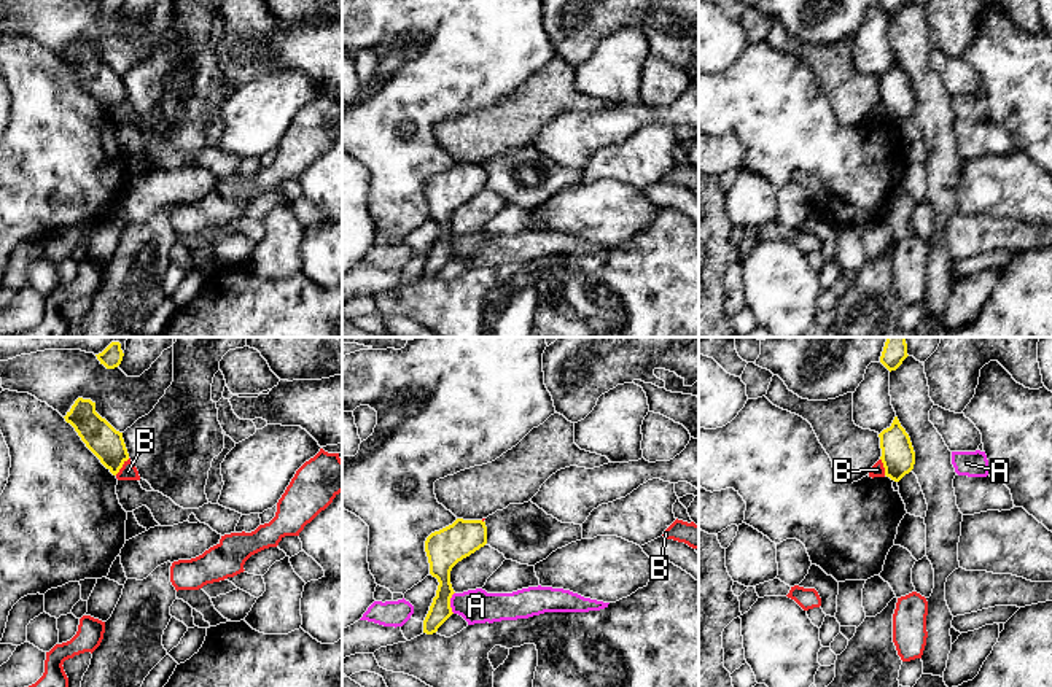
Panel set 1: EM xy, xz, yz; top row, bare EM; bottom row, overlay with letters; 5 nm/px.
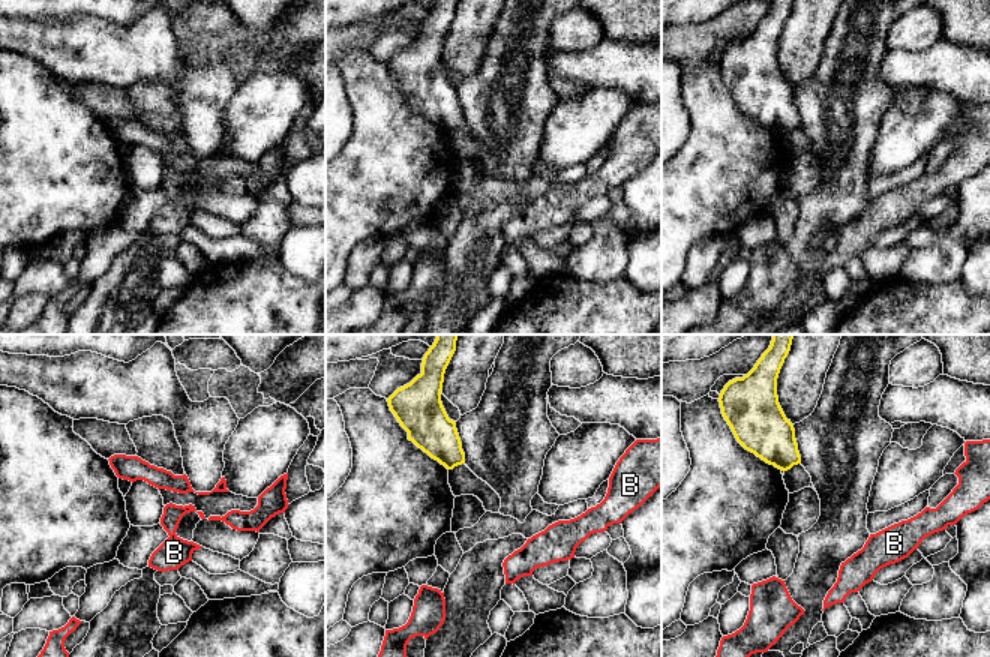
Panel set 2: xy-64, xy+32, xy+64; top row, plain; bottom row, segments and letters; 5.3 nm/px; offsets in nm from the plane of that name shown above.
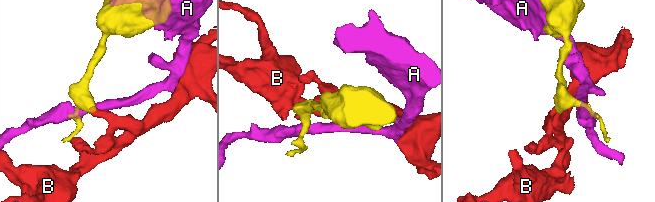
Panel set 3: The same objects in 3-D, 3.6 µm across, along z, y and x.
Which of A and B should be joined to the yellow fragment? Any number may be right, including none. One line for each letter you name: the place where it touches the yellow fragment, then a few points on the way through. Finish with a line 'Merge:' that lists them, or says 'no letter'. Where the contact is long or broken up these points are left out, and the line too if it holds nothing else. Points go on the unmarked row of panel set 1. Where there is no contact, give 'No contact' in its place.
Merge: no letter

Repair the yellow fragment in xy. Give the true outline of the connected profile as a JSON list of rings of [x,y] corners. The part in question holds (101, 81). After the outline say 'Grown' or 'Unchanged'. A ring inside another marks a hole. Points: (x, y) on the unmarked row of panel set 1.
[[[78,41],[64,62],[100,107],[116,119],[129,103],[129,97],[123,76],[95,56],[95,46]]]. Unchanged

